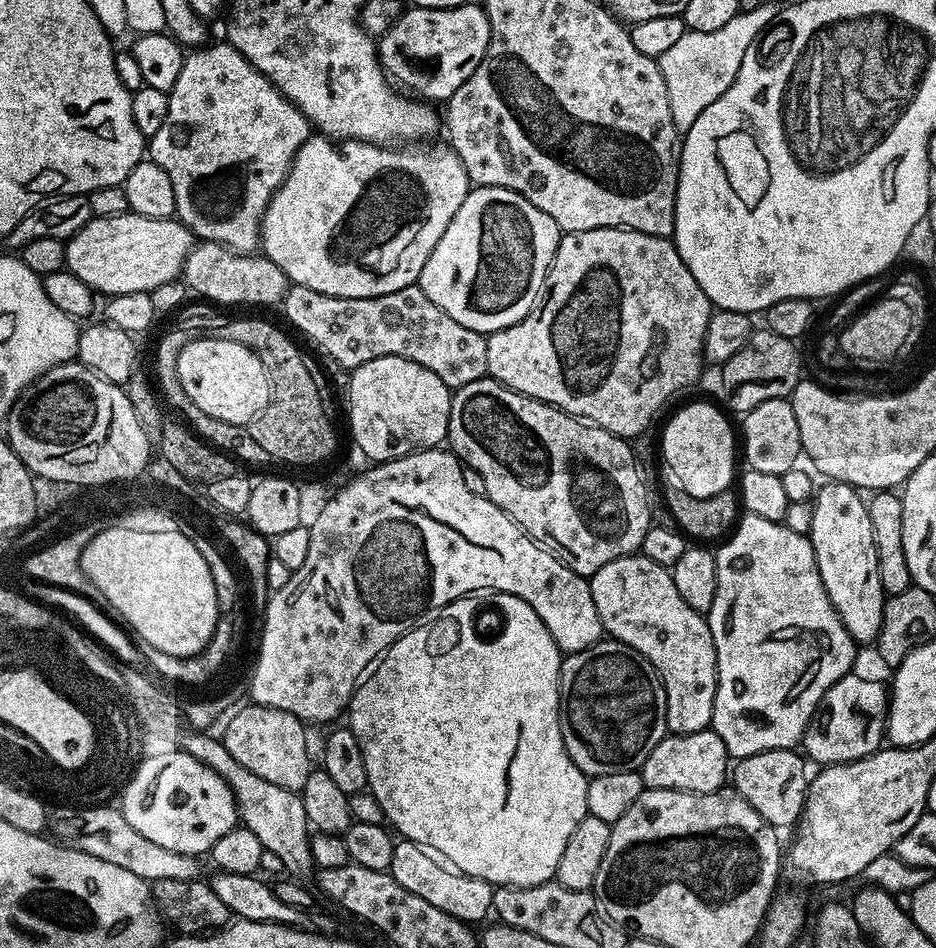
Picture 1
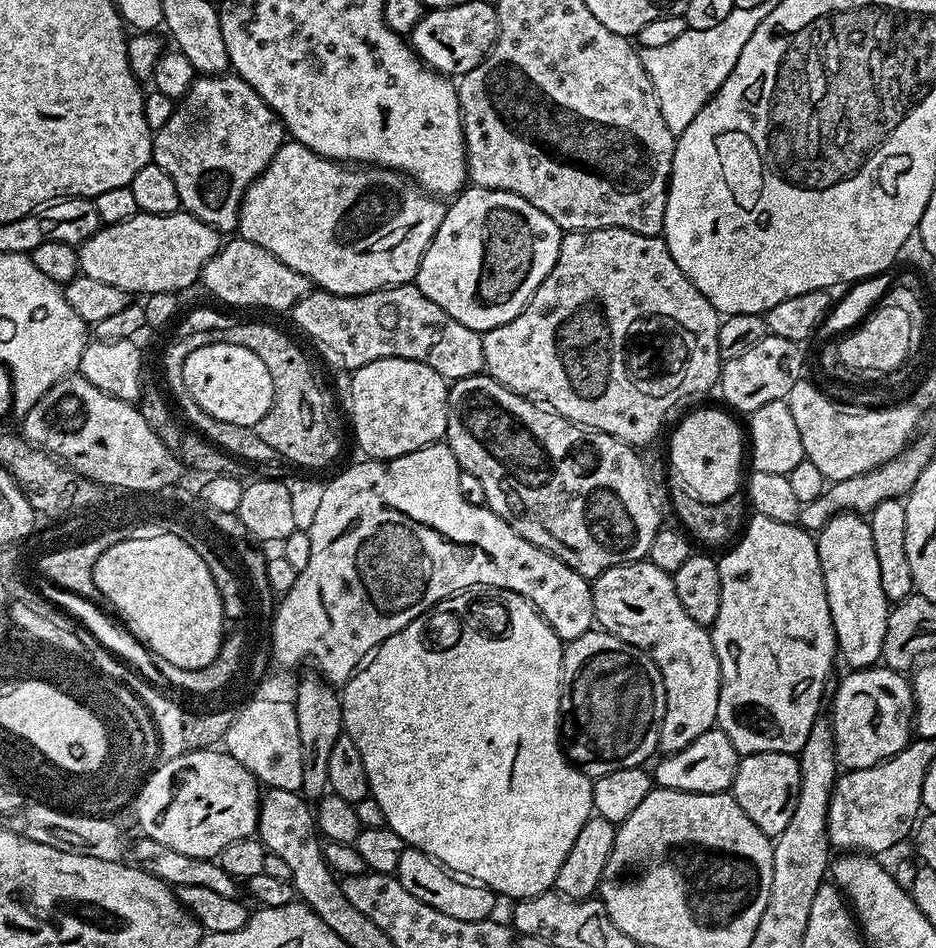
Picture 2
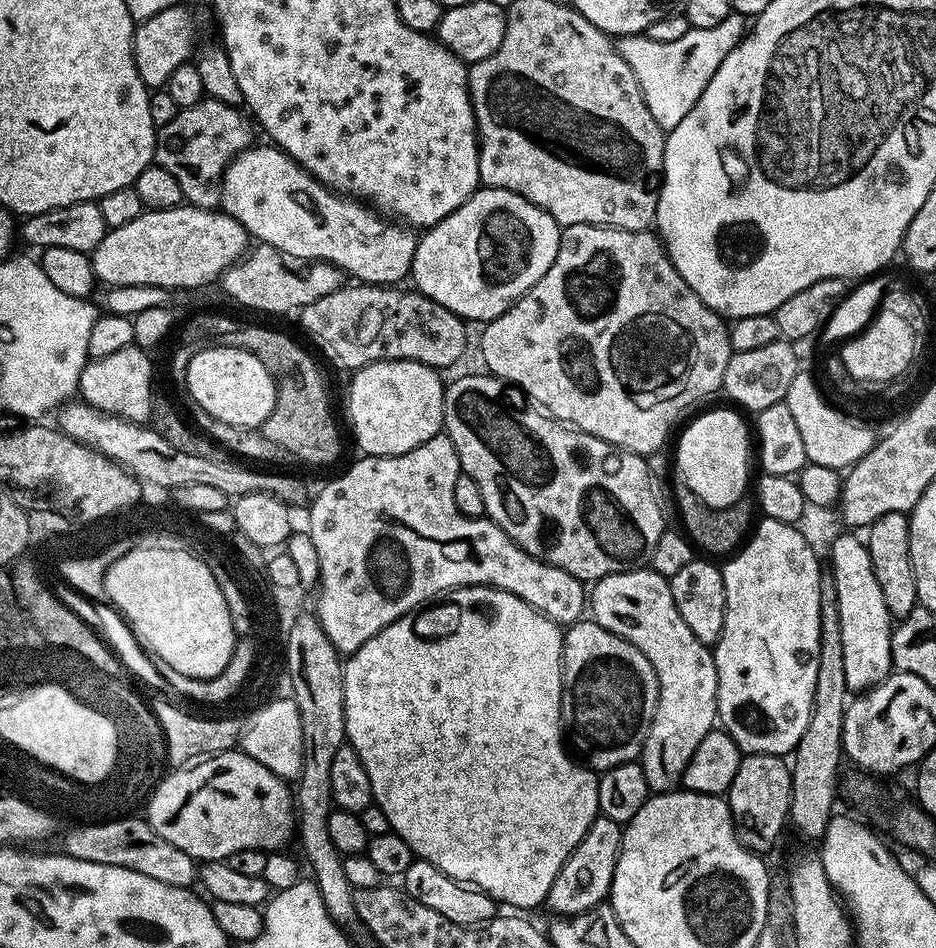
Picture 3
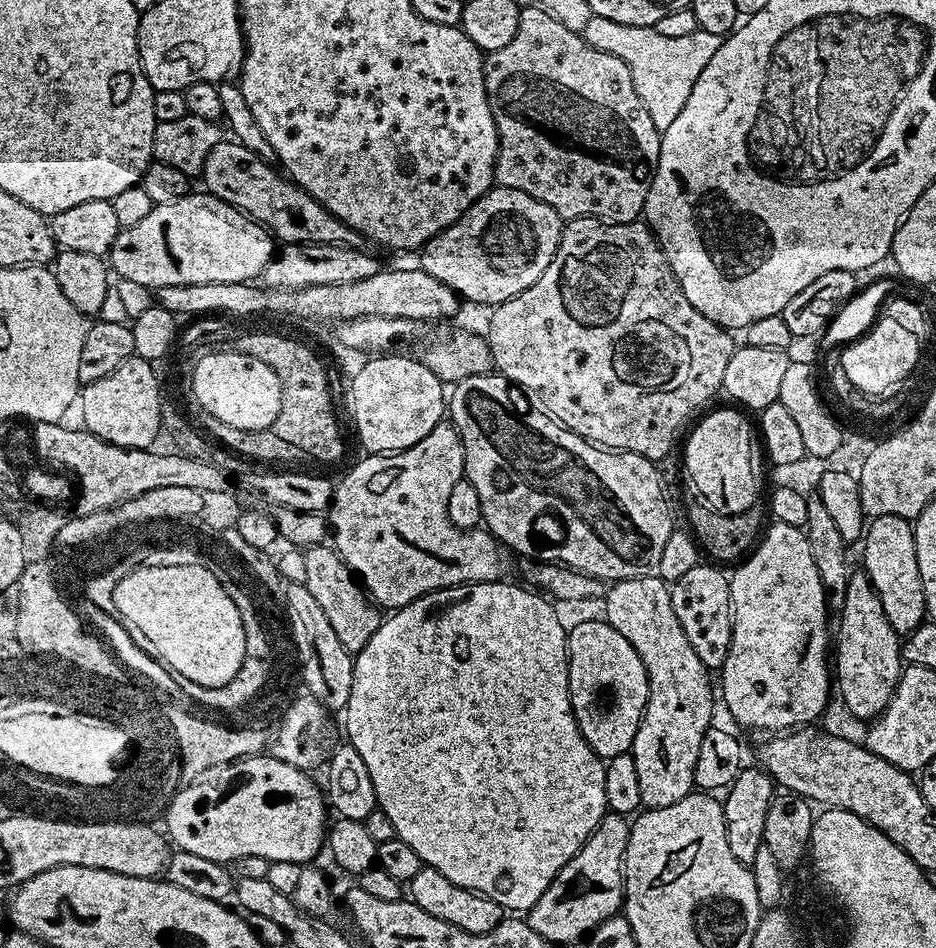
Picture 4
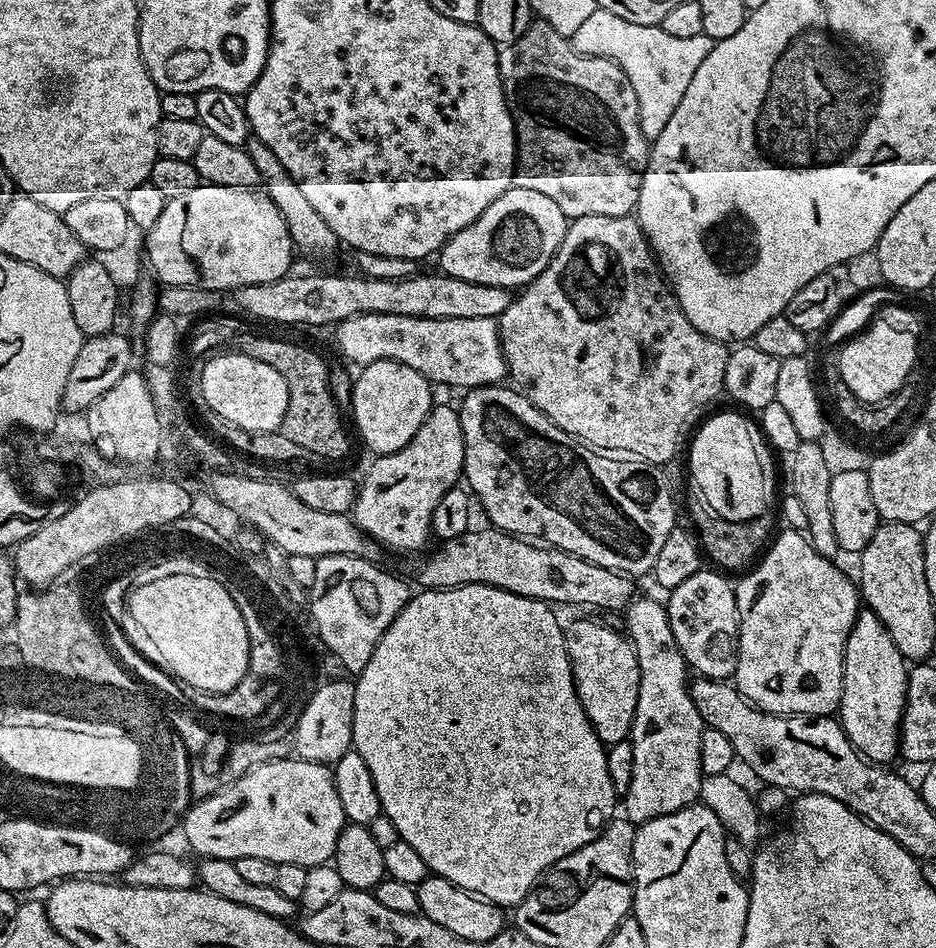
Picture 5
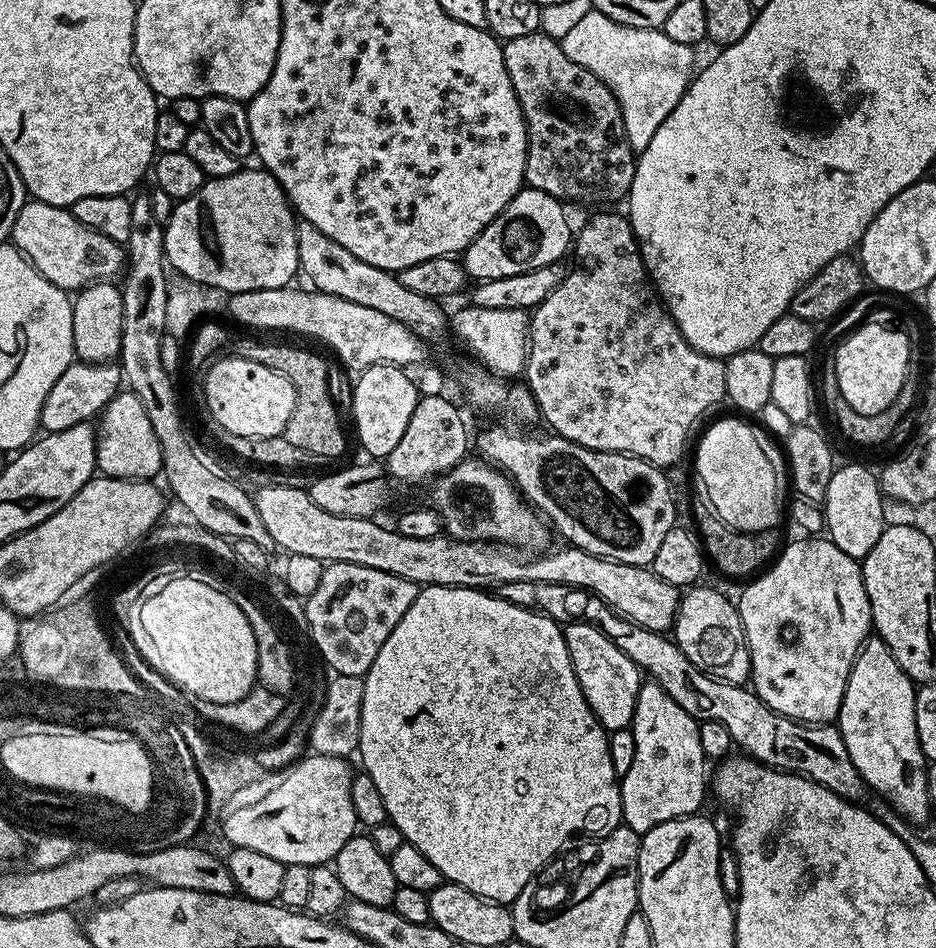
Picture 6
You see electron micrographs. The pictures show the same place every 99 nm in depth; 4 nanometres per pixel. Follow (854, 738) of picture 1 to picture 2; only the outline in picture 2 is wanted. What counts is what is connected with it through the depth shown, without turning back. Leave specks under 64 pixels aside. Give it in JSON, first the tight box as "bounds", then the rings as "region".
{"bounds":[830,666,916,770],"region":[[[887,666],[858,668],[840,680],[832,696],[830,723],[839,767],[844,770],[881,764],[914,739],[916,699],[911,679]]]}

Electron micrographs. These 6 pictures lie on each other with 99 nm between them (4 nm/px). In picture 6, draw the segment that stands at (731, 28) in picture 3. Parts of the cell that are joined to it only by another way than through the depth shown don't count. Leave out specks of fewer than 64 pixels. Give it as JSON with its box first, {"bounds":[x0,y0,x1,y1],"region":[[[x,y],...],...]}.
{"bounds":[559,10,696,154],"region":[[[591,10],[588,14],[579,19],[579,23],[577,23],[575,27],[572,27],[571,31],[567,31],[566,36],[560,38],[559,41],[562,54],[566,54],[566,58],[578,62],[578,66],[582,66],[586,70],[593,72],[596,76],[599,76],[600,79],[604,81],[605,86],[616,96],[616,100],[622,110],[624,125],[626,126],[626,138],[630,142],[632,151],[637,154],[645,152],[650,146],[650,138],[654,138],[654,134],[658,134],[658,126],[662,126],[662,122],[666,122],[666,118],[672,113],[674,106],[678,106],[678,102],[684,96],[684,91],[687,90],[689,84],[692,83],[692,77],[694,75],[692,63],[696,60],[695,54],[692,53],[695,52],[693,45],[673,42],[672,39],[666,38],[666,34],[660,28],[631,28],[625,24],[619,24],[614,18],[610,18],[606,14],[595,10]]]}

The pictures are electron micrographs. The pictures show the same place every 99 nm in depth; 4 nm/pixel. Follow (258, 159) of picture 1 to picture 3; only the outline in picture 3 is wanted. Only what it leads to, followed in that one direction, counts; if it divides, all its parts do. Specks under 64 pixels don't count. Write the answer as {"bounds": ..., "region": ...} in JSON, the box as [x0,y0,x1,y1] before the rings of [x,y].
{"bounds":[154,98,253,208],"region":[[[205,98],[194,106],[179,109],[173,120],[157,131],[154,162],[178,181],[185,201],[193,208],[221,207],[220,187],[224,184],[228,163],[238,153],[253,147],[253,121],[240,111],[235,104]]]}

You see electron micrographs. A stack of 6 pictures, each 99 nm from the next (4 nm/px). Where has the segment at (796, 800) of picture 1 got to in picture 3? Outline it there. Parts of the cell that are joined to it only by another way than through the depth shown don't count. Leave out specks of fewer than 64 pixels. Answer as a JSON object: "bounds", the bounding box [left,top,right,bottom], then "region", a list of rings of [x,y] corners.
{"bounds":[726,752,792,854],"region":[[[749,752],[734,774],[726,793],[728,809],[732,815],[732,824],[736,828],[736,837],[742,846],[757,854],[768,851],[780,840],[780,834],[789,823],[788,811],[792,797],[792,770],[784,756]]]}

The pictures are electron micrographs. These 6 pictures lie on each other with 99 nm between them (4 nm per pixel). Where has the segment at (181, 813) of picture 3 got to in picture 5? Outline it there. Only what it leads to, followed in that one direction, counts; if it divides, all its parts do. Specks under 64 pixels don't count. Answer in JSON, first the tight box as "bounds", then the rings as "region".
{"bounds":[182,758,345,865],"region":[[[289,758],[286,760],[268,761],[260,764],[256,768],[250,769],[244,776],[238,777],[227,786],[220,786],[215,789],[212,795],[197,799],[192,805],[193,808],[183,813],[182,816],[182,833],[188,839],[188,844],[197,852],[197,857],[211,858],[213,860],[230,860],[236,861],[238,858],[266,858],[276,865],[285,864],[286,862],[294,862],[295,864],[327,864],[330,858],[336,855],[336,843],[340,837],[340,832],[344,829],[345,818],[342,810],[342,802],[338,799],[338,790],[334,790],[334,778],[332,777],[332,769],[326,764],[315,764],[309,760],[301,760],[299,758]]]}

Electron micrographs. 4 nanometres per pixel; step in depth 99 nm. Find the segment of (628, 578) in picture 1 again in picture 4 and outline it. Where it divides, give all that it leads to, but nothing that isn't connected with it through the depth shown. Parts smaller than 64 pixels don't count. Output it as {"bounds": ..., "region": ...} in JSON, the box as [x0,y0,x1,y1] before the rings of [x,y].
{"bounds":[603,574,714,809],"region":[[[653,574],[650,576],[639,576],[638,578],[630,578],[629,580],[615,581],[607,589],[606,595],[603,597],[604,604],[603,619],[607,620],[610,626],[614,626],[614,630],[618,630],[618,634],[622,634],[622,638],[626,638],[626,642],[630,642],[630,646],[634,646],[634,650],[638,650],[638,658],[642,658],[642,666],[646,666],[646,674],[648,675],[648,701],[644,707],[642,714],[642,722],[638,726],[638,734],[634,734],[634,742],[632,743],[631,754],[634,758],[634,766],[638,769],[638,791],[642,794],[640,799],[641,805],[645,809],[661,808],[662,806],[674,806],[674,802],[682,802],[682,798],[686,798],[694,788],[694,762],[698,762],[698,746],[702,746],[702,738],[706,734],[708,728],[713,727],[712,720],[712,688],[714,692],[714,684],[708,681],[710,670],[702,662],[702,658],[698,658],[698,654],[694,654],[694,650],[690,647],[690,642],[686,642],[686,634],[682,634],[682,626],[678,626],[678,614],[674,614],[674,606],[672,605],[672,594],[669,585],[665,584],[659,576]]]}

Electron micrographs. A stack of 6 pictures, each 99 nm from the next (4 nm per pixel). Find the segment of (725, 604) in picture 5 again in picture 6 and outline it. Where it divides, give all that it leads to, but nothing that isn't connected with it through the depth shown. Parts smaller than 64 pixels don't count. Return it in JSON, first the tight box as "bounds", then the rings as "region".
{"bounds":[674,586,752,684],"region":[[[692,586],[681,595],[680,609],[676,611],[674,639],[676,645],[707,676],[713,676],[727,684],[749,683],[752,674],[752,659],[742,626],[740,609],[732,604],[716,588]]]}

